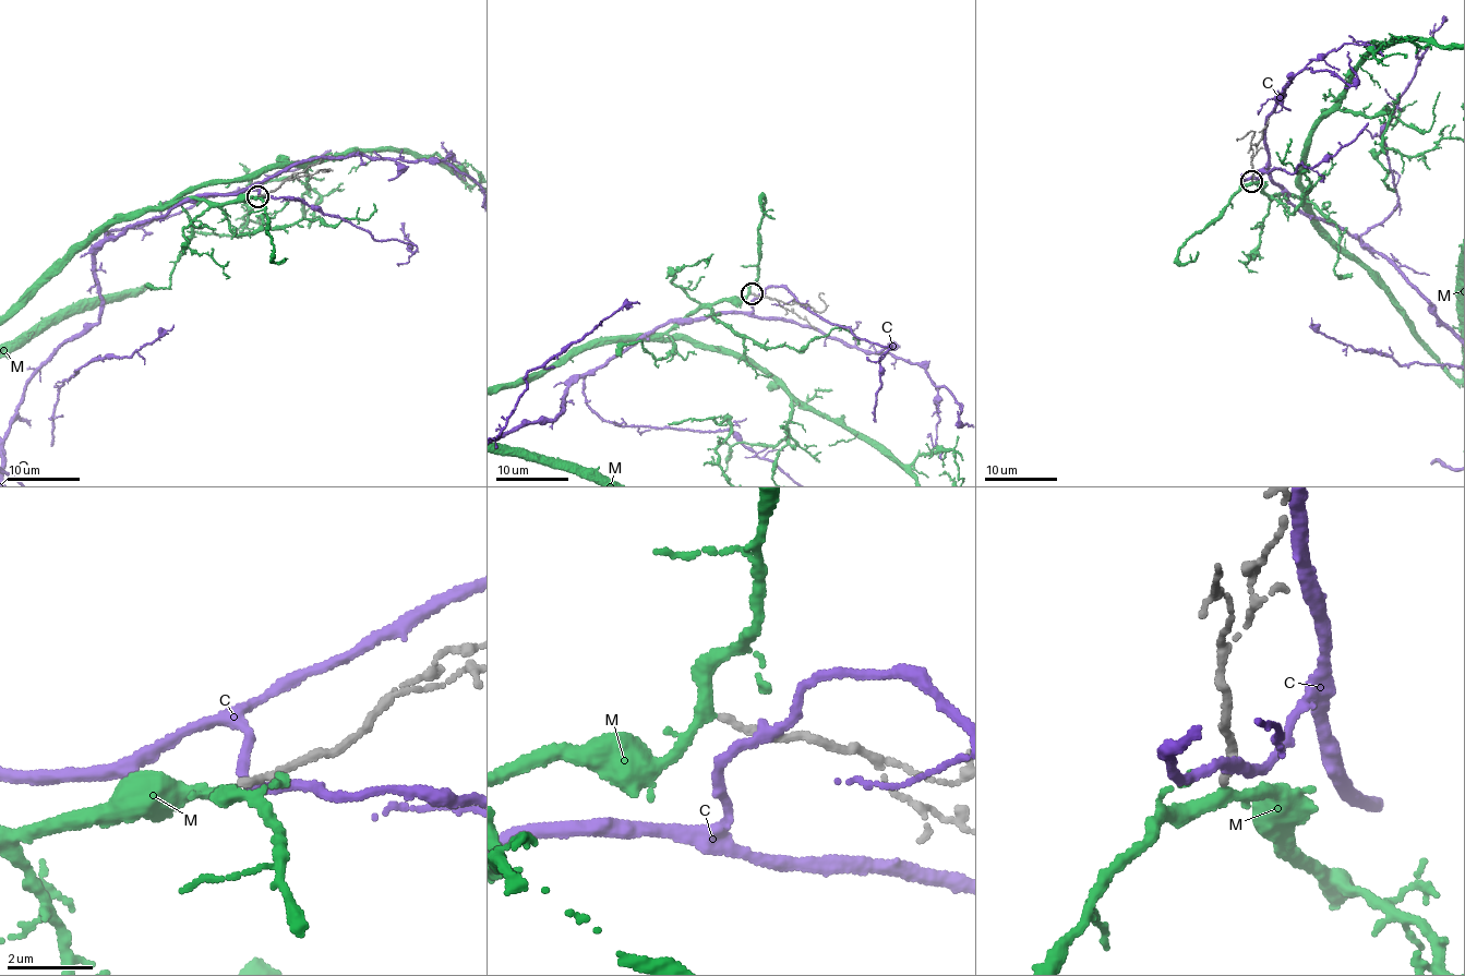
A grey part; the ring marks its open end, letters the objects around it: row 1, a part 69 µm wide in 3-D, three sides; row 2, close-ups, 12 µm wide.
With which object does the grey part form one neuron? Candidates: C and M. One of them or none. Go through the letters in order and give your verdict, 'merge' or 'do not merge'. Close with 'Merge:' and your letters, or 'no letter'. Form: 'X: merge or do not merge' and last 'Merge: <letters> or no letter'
C: do not merge
M: merge
Merge: M

